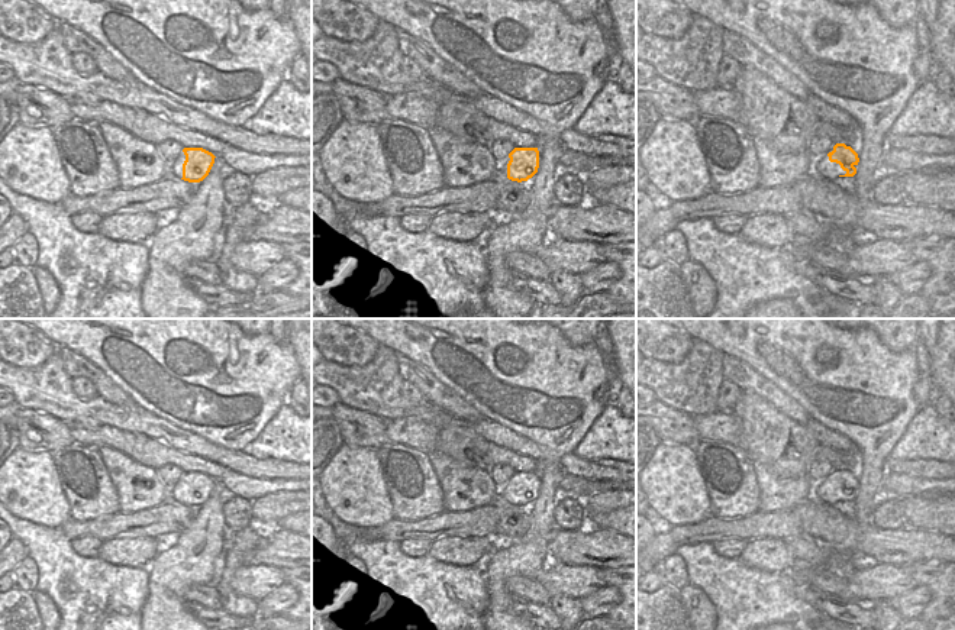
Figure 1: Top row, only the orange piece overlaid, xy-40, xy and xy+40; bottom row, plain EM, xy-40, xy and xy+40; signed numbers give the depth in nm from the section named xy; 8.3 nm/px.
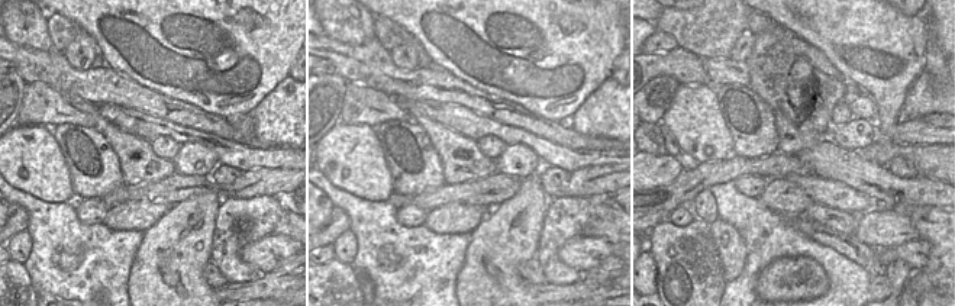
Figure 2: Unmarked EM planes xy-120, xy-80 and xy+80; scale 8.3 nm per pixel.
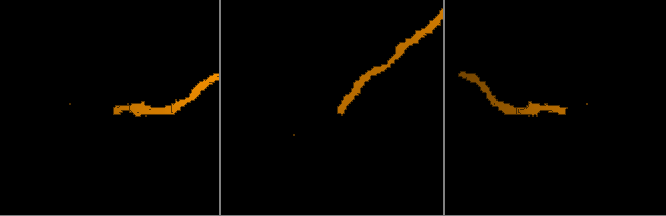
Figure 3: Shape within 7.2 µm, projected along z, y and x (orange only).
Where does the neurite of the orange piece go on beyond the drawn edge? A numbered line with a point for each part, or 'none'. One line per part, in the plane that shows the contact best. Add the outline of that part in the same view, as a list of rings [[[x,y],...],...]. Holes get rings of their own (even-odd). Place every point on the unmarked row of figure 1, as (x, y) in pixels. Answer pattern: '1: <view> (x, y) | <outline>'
1: xy+40 (855, 458) | [[[856,450],[848,453],[849,462],[845,465],[846,471],[851,471],[856,478],[862,474],[862,455]]]

